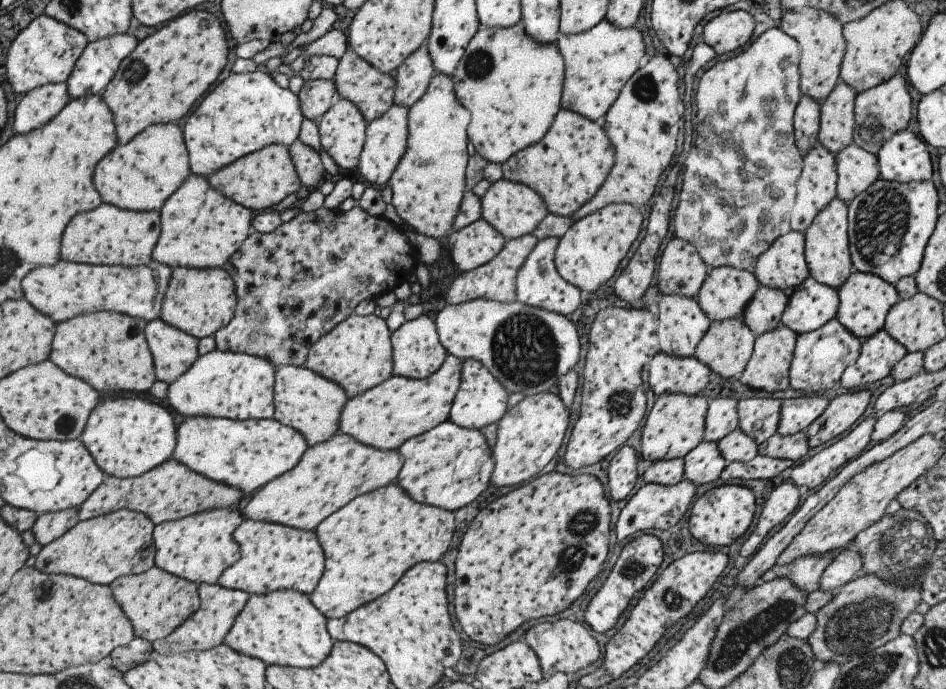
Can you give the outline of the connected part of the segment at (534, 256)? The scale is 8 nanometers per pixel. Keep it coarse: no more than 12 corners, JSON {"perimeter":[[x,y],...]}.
{"perimeter":[[556,237],[539,240],[516,277],[521,303],[564,316],[583,292],[555,266]]}

